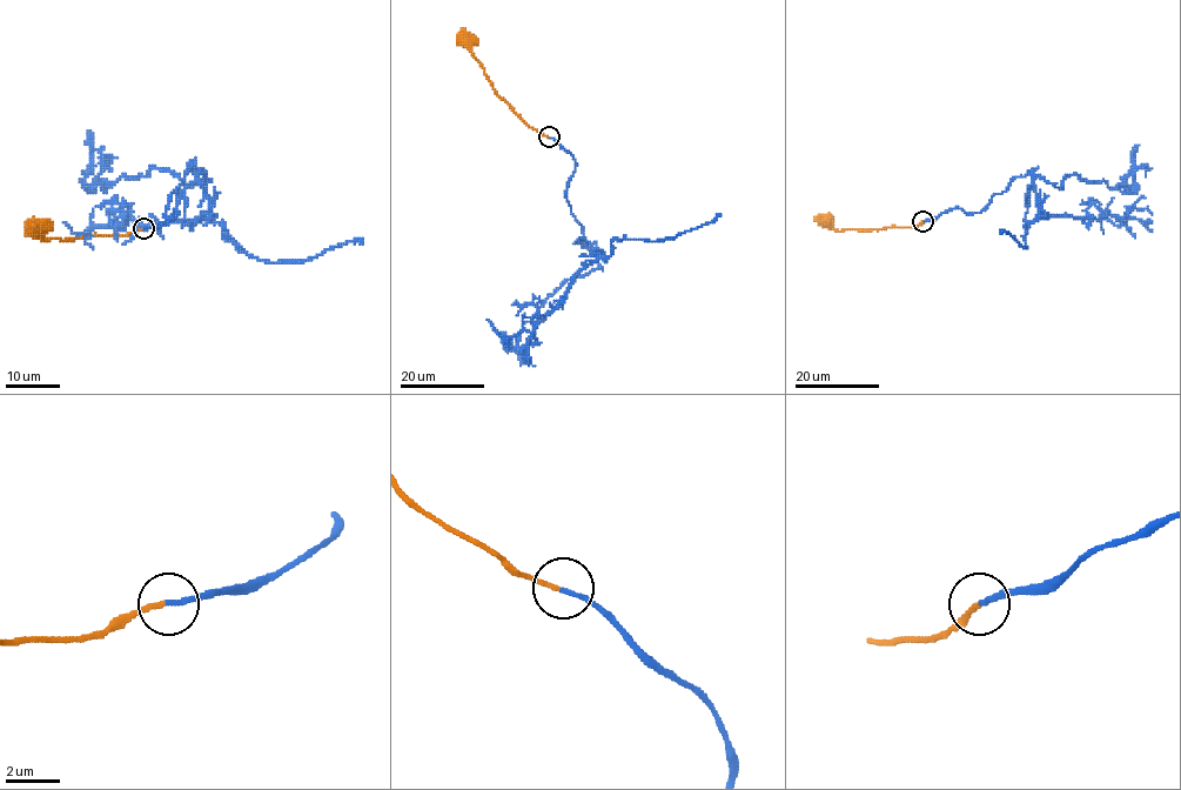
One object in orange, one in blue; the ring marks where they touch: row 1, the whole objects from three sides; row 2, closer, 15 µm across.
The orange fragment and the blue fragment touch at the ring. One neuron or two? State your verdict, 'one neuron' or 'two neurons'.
one neuron

